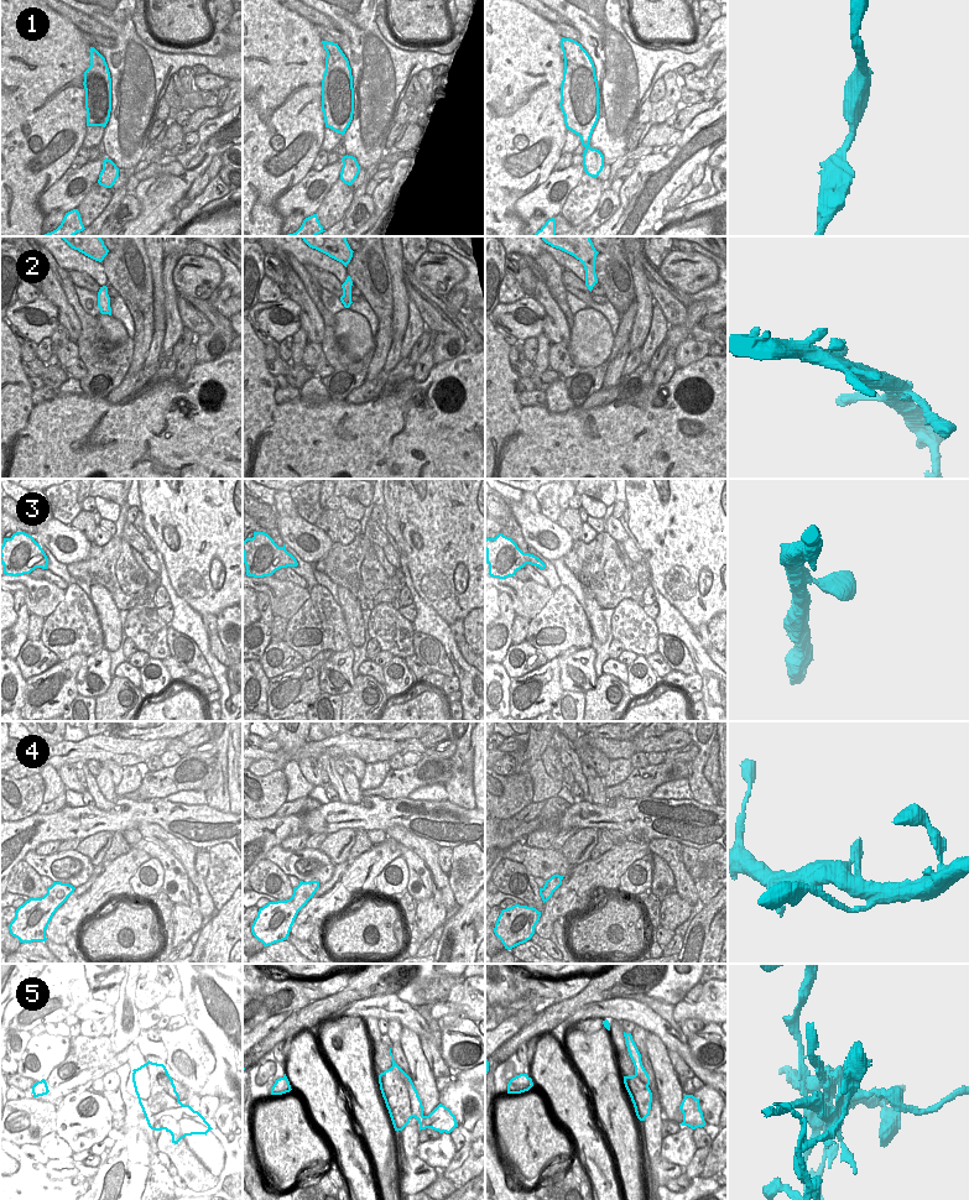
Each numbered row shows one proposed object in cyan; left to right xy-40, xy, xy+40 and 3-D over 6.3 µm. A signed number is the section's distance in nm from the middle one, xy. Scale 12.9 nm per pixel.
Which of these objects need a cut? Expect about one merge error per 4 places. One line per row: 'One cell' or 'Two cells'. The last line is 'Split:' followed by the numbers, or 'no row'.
1: One cell
2: One cell
3: One cell
4: Two cells
5: Two cells
Split: 4, 5

